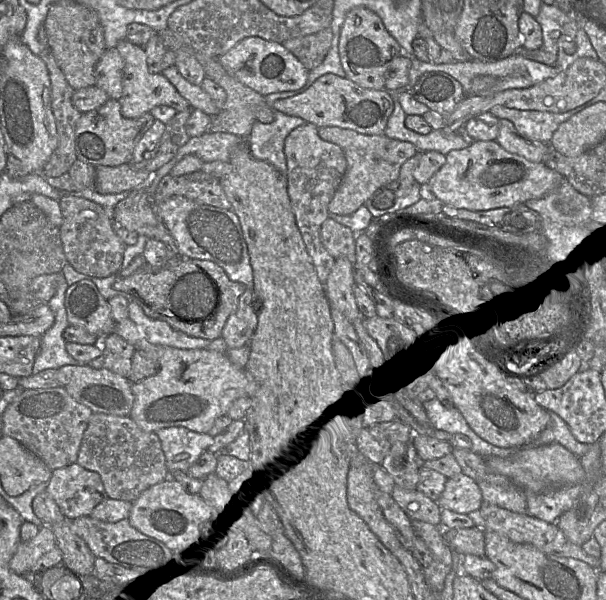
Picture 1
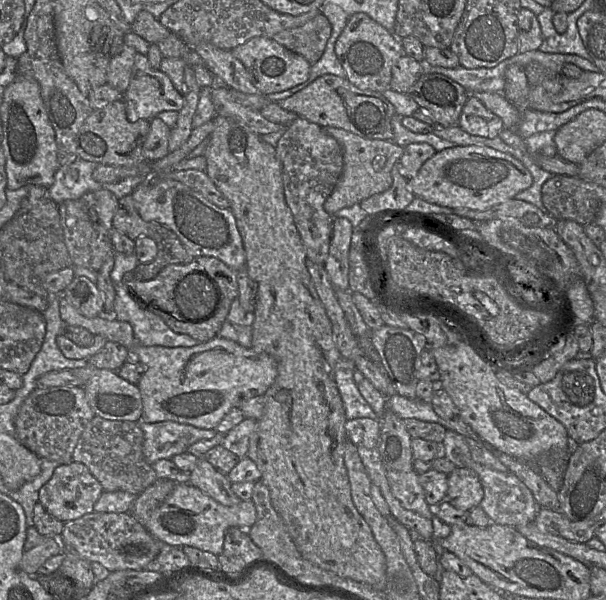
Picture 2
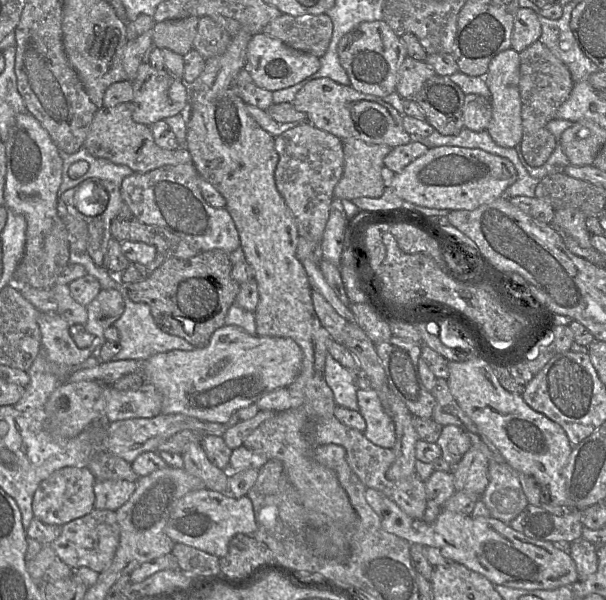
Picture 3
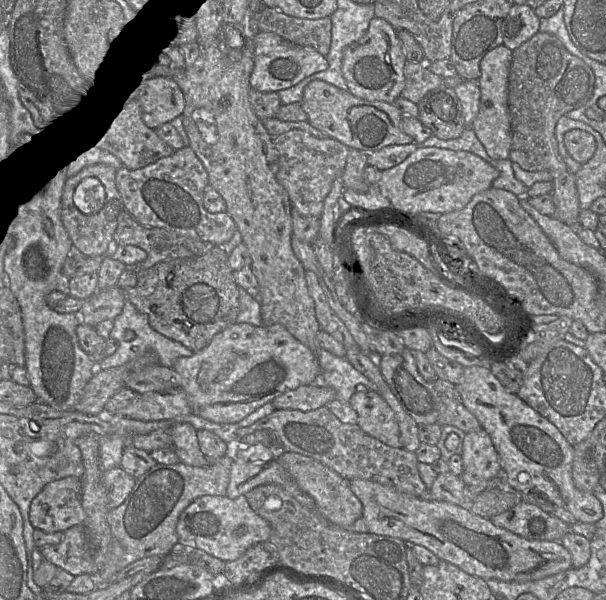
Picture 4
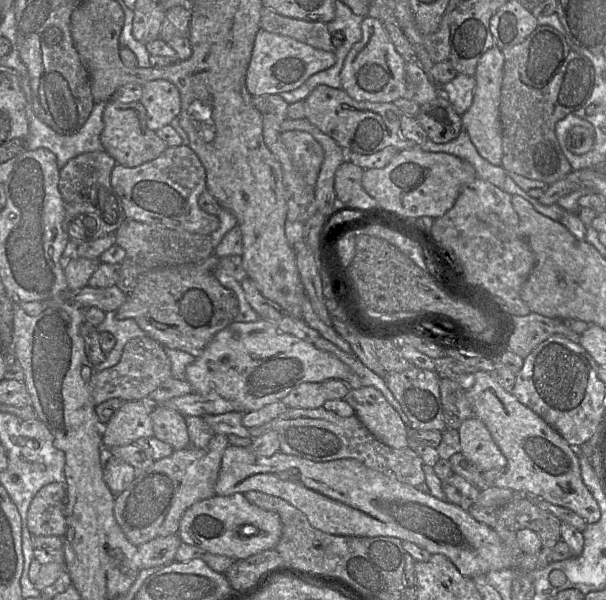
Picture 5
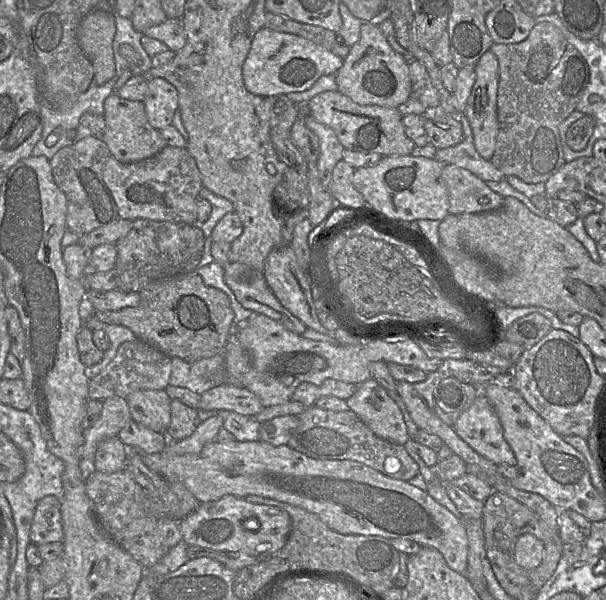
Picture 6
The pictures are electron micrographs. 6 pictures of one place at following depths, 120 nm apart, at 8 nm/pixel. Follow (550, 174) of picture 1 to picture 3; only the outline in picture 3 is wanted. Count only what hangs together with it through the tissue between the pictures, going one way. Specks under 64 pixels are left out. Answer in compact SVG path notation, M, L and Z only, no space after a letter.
M435 146L408 164L401 172L395 173L392 186L404 201L434 209L474 210L479 206L501 197L507 187L517 180L513 163L507 158L491 154L479 148L459 146Z

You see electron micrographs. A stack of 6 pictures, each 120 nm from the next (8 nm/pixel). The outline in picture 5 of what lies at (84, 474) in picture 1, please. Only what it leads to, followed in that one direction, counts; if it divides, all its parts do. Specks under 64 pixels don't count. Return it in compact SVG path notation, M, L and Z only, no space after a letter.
M65 483L43 486L32 499L27 513L27 527L34 536L60 536L66 533Z

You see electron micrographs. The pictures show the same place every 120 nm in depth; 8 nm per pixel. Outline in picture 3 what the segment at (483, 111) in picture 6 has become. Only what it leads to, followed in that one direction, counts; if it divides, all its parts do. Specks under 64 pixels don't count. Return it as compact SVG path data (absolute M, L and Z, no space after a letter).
M512 48L498 53L490 61L488 71L484 77L484 80L491 92L490 102L492 108L491 121L487 131L493 141L501 147L513 148L517 146L522 139L523 126L521 118L519 79L519 53Z

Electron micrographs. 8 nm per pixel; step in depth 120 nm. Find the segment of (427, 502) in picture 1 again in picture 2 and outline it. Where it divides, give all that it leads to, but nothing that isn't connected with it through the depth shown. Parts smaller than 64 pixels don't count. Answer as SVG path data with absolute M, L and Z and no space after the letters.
M386 470L391 492L402 506L422 517L431 519L434 517L434 508L426 502L418 476L415 470L410 472Z

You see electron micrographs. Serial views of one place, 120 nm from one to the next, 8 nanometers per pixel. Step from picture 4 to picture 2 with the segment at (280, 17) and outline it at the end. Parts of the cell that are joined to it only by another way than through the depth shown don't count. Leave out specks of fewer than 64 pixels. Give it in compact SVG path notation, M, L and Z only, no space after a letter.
M318 13L305 24L283 30L273 40L288 50L301 55L310 64L316 63L324 53L332 26L323 13Z

